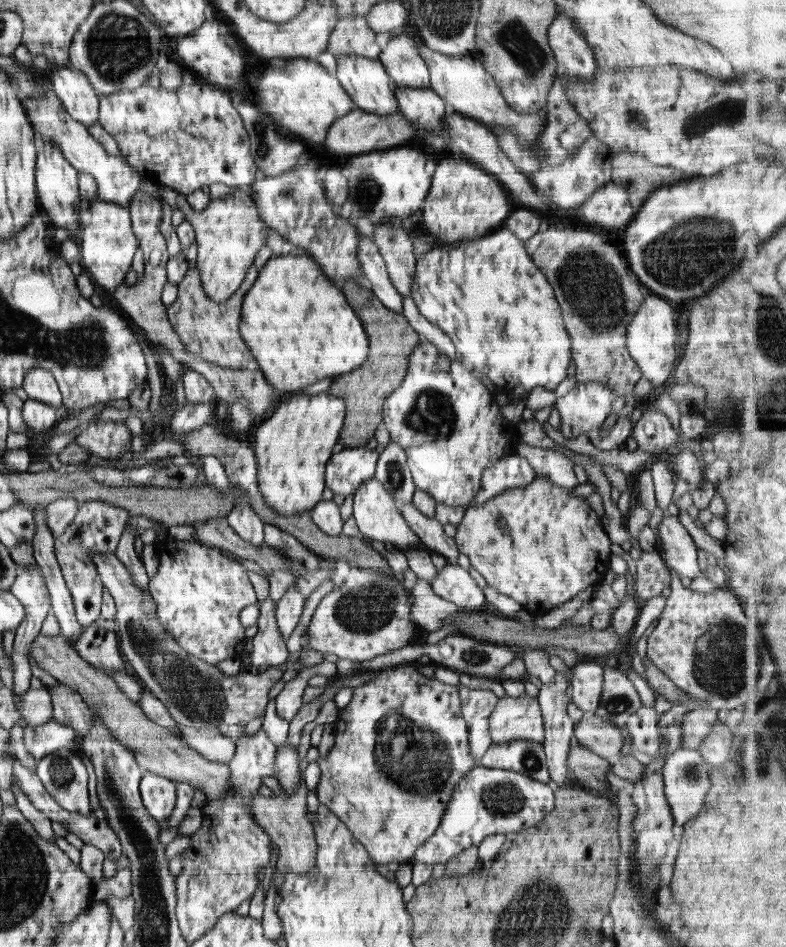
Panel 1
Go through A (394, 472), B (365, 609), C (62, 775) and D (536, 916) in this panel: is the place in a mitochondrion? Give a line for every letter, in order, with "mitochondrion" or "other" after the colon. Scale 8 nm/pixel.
A: mitochondrion
B: mitochondrion
C: mitochondrion
D: mitochondrion

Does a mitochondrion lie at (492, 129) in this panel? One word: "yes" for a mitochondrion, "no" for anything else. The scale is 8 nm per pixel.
no

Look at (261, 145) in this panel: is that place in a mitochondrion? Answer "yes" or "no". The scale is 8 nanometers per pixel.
yes

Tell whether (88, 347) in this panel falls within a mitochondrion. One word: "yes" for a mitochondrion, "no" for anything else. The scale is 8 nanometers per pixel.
yes

